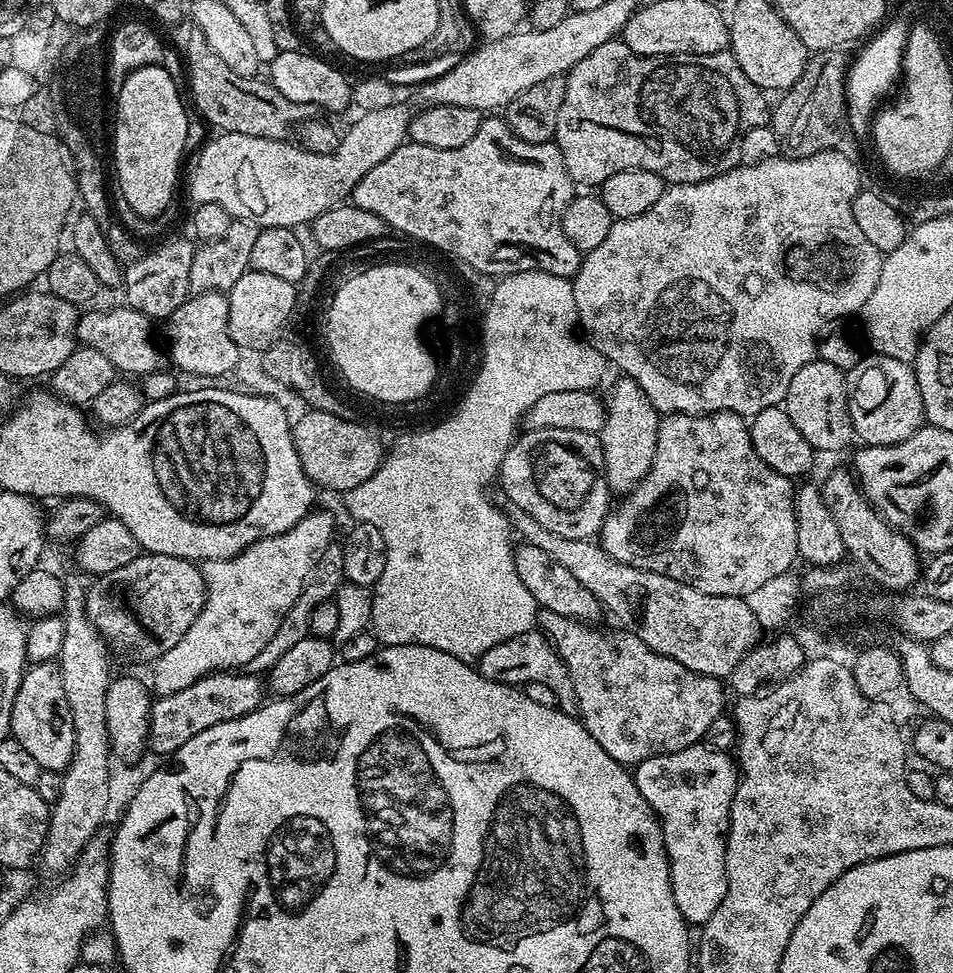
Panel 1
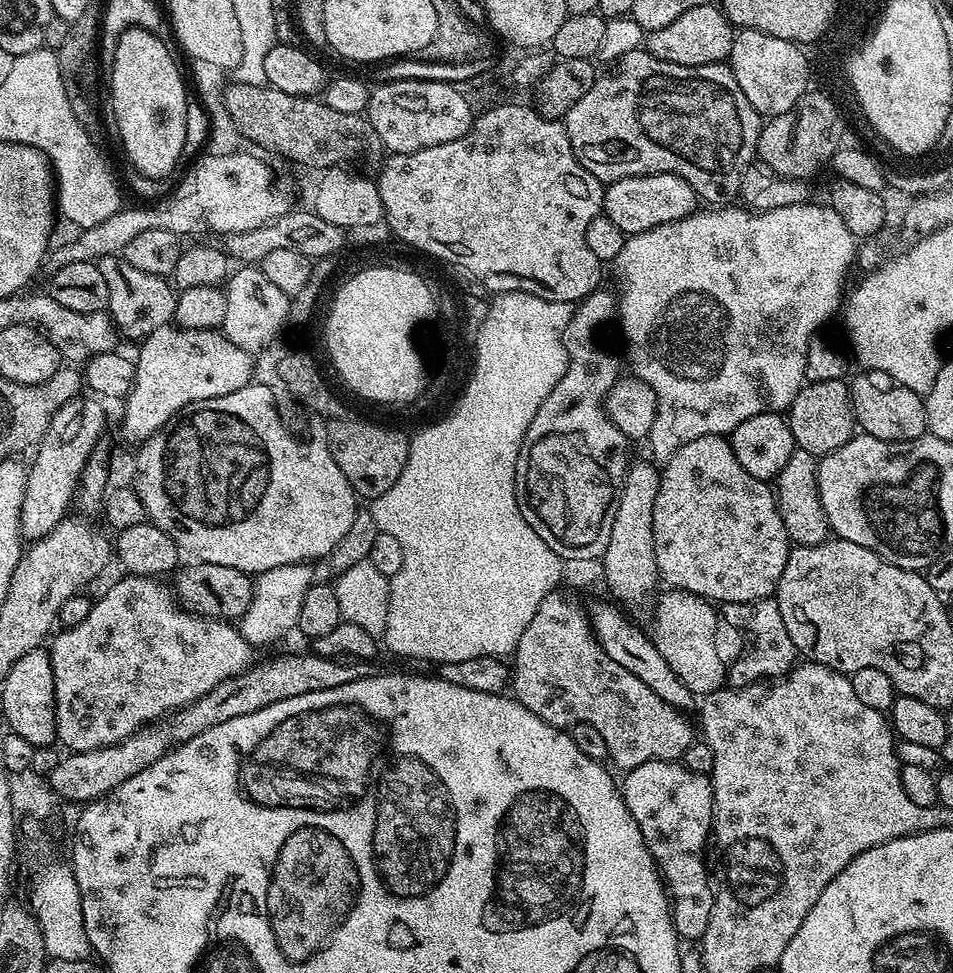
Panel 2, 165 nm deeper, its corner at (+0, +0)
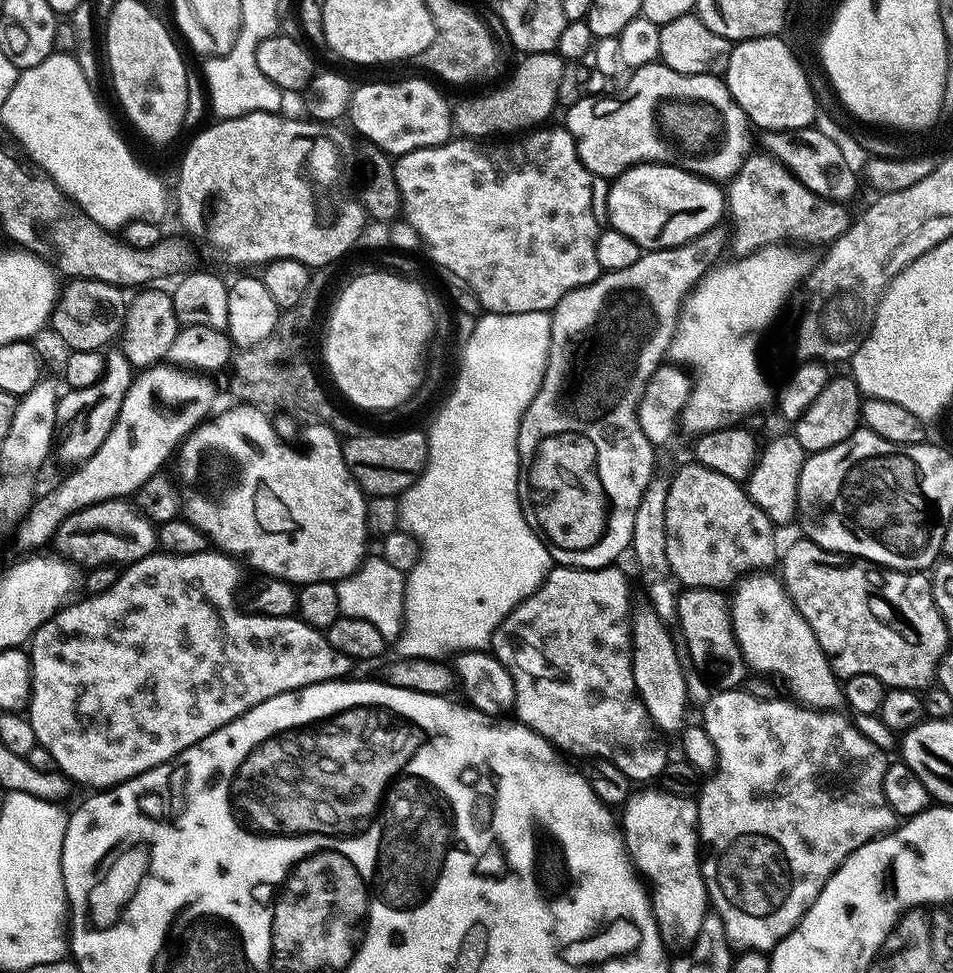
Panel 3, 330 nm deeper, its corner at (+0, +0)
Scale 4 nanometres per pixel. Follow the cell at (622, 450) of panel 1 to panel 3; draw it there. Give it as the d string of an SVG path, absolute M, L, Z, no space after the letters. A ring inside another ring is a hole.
M645 606L631 613L630 631L632 633L632 677L636 683L636 692L646 706L652 723L661 733L679 733L685 727L684 707L690 703L687 690L686 668L680 665L680 656L676 653L676 644L668 633L669 625L656 613L655 608Z

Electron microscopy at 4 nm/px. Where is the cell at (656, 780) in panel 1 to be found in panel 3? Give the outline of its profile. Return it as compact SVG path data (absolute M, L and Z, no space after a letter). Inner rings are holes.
M656 786L645 787L648 788L645 792L633 791L622 805L624 844L628 848L628 854L632 857L637 873L646 878L650 885L652 913L656 916L656 925L665 949L673 953L674 951L687 953L698 938L698 930L702 930L702 922L710 914L708 887L704 884L702 871L702 841L698 831L700 819L696 809L696 800L691 795L680 795L660 786L659 788L652 787Z

